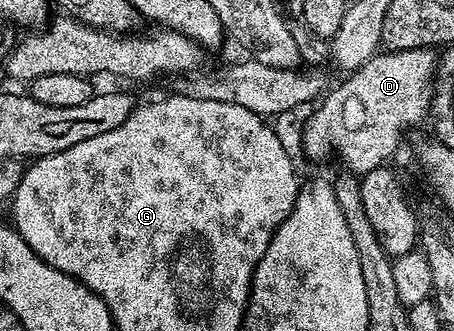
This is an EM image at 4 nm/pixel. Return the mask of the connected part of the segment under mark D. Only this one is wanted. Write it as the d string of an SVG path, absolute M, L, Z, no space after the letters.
M431 48L376 53L355 72L345 77L340 86L332 91L329 89L319 101L320 106L309 116L302 132L302 148L305 154L312 160L322 160L334 148L342 148L342 160L351 175L361 176L370 170L383 167L397 150L404 132L429 117L437 63L437 51Z

